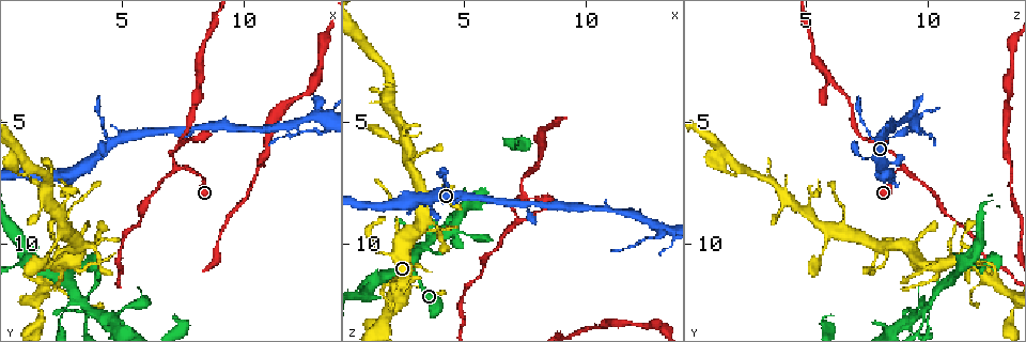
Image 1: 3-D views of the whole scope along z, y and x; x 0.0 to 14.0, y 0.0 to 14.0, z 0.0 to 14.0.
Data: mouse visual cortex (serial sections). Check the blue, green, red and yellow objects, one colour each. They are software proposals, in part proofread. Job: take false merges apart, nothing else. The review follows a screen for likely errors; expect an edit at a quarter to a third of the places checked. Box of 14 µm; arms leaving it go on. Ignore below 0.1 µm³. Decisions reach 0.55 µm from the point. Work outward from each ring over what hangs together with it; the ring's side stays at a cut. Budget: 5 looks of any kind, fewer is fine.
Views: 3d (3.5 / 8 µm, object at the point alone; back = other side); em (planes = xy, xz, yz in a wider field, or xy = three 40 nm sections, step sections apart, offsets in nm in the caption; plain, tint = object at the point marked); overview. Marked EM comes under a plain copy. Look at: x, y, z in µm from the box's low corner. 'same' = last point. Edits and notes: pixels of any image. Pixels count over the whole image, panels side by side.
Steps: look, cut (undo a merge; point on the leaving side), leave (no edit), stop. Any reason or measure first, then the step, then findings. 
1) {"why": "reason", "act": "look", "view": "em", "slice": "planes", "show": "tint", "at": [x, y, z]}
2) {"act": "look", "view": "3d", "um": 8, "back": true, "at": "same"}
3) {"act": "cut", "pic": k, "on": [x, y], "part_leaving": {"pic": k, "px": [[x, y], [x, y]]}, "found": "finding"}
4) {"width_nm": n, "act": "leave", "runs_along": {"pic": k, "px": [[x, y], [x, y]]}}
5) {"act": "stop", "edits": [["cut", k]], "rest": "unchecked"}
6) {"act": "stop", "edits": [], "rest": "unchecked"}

{"why": "small branch off a trunk", "act": "look", "view": "3d", "um": 3.5, "back": true, "at": [3.1, 11.8, 10.3]}

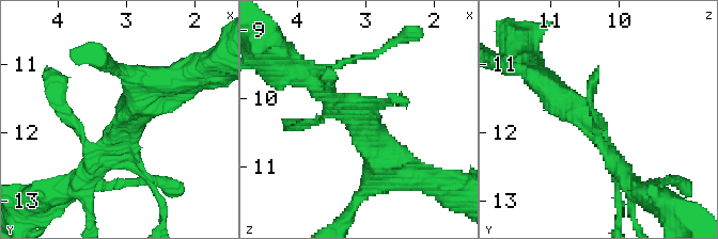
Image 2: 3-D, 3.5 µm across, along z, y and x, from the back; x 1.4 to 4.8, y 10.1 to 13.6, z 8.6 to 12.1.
{"act": "look", "view": "em", "slice": "xy", "step": 1, "show": "tint", "at": [3.00, 11.90, 10.35]}

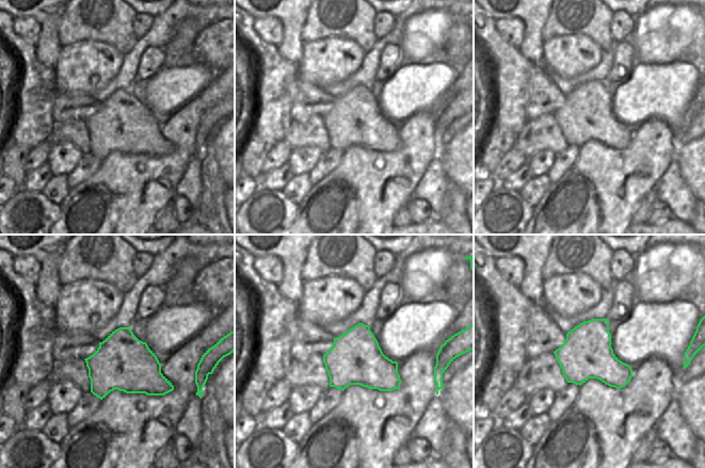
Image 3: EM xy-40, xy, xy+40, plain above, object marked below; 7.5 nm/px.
{"act": "leave", "runs_along": {"pic": 2, "px": [[541, 82], [598, 131], [625, 177]]}, "found": "one cell here"}

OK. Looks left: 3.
{"why": "abrupt turn", "act": "look", "view": "3d", "um": 8, "at": [4.4, 13.0, 9.3]}

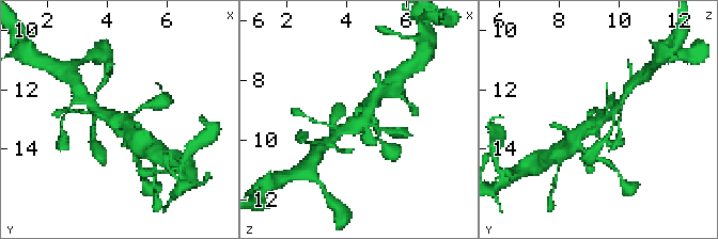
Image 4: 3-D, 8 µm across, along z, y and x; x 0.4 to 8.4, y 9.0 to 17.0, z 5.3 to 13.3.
{"act": "look", "view": "em", "slice": "xy", "step": 2, "show": "tint", "at": [4.4, 13.1, 9.3]}

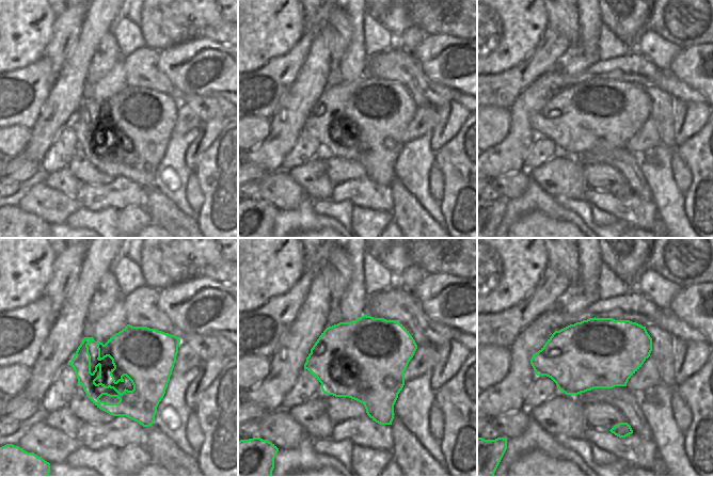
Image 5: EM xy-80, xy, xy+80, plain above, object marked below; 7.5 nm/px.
{"act": "leave", "found": "all the same cell"}

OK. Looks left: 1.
{"act": "stop", "edits": [], "rest": "unchecked"}

